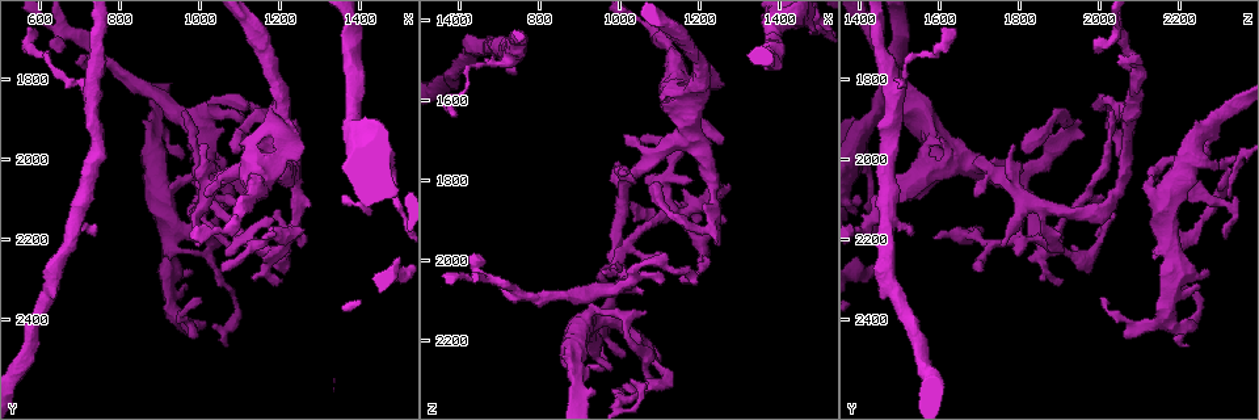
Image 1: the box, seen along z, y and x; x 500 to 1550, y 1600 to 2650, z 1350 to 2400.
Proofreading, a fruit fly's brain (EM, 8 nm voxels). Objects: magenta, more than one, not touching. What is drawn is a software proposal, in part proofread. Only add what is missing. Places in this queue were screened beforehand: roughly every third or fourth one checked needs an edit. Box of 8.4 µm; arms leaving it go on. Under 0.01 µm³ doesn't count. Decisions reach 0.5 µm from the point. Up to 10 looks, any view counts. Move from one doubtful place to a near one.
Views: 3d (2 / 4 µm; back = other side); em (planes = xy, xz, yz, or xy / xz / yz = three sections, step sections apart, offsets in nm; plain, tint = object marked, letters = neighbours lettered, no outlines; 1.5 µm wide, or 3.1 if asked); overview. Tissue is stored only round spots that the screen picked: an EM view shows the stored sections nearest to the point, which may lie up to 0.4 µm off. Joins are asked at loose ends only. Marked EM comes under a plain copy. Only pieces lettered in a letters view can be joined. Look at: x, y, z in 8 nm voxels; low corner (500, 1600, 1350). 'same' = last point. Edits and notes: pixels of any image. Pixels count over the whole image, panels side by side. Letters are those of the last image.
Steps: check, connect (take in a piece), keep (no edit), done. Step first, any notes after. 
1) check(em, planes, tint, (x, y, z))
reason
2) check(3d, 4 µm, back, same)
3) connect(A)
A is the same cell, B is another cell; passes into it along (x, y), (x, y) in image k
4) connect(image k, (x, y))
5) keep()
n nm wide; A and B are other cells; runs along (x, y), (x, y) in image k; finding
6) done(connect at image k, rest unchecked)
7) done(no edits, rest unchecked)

check(em, xz, step 8, letters, (1030, 2205, 2310))
an open end

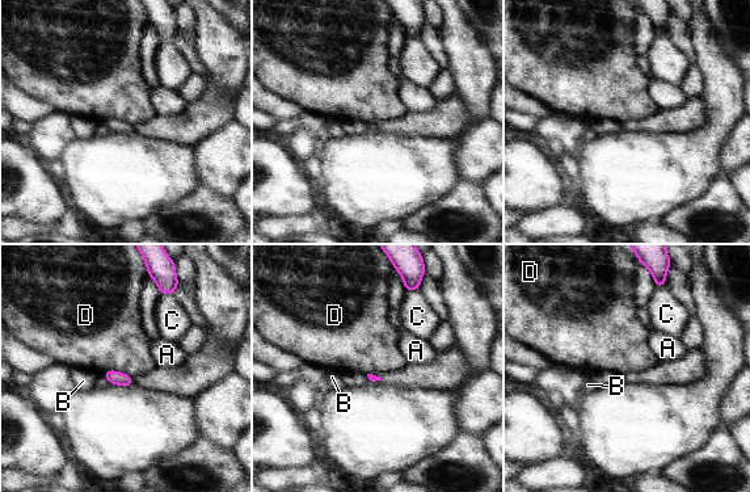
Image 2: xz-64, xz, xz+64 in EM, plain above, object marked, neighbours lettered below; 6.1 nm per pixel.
check(em, planes, letters, same)
another direction

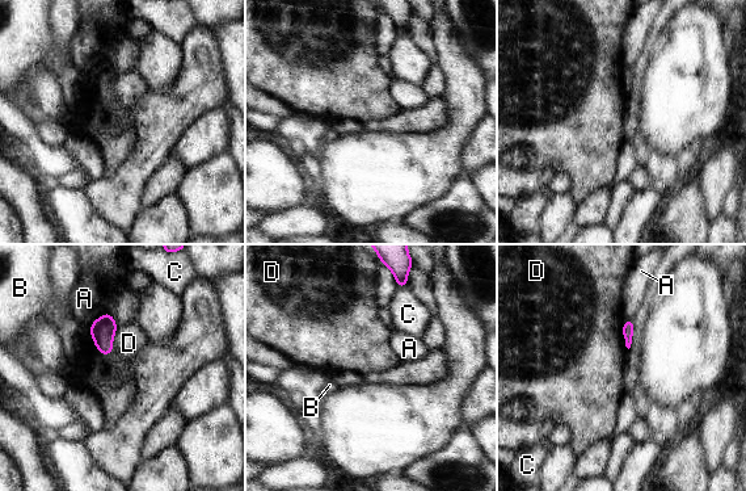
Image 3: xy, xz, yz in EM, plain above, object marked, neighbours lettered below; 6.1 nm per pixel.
keep()
A, B, C and D are other cells; border along (108, 311), (89, 328), (104, 356) in image 3; none of them fits

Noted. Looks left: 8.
check(3d, 4 µm, back, (1005, 2355, 2015))

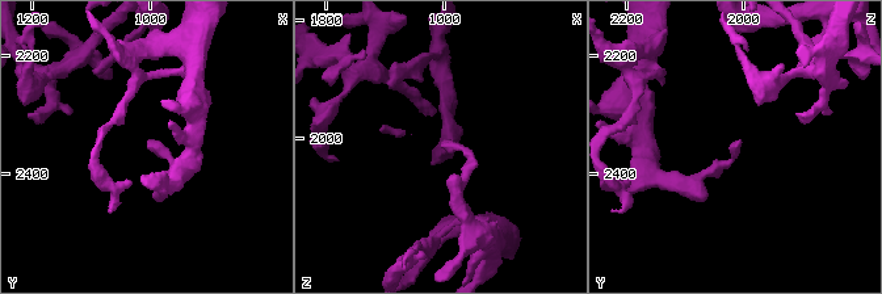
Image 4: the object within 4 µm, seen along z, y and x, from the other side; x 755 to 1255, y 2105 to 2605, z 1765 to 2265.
check(em, yz, step 4, tint, (1005, 2355, 2015))

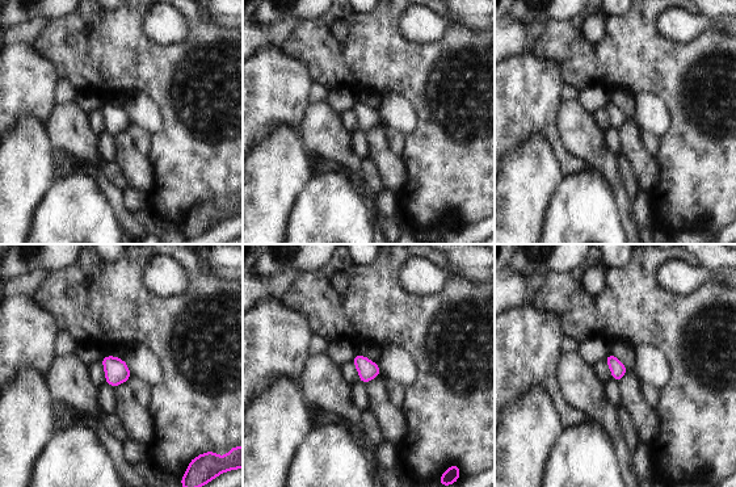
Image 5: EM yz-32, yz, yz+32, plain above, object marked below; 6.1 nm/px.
check(em, xz, step 8, letters, same)
cut it another way

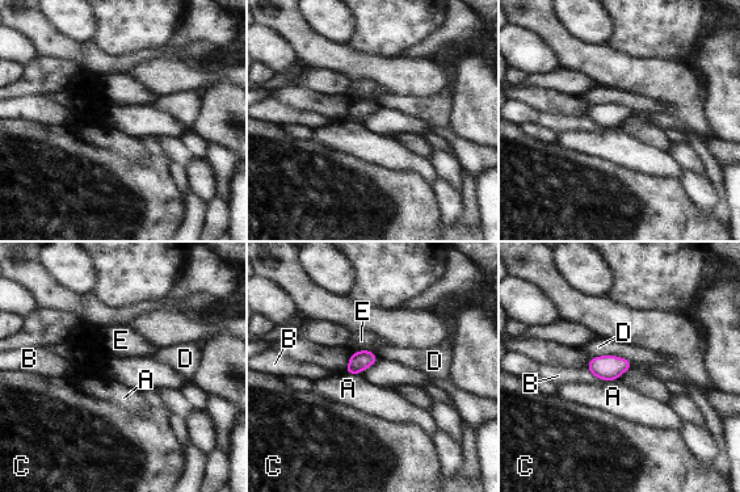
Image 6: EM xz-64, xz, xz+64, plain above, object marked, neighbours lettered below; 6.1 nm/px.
keep()
A, B, C, D and E are other cells; border along (591, 357), (619, 356), (633, 362) in image 6; no lettered piece goes on from it

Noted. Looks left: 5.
check(em, planes, tint, (1000, 1960, 1790))
an open end

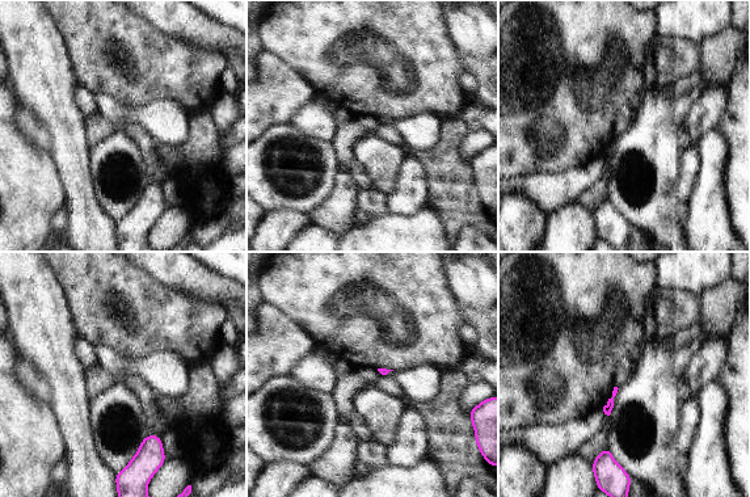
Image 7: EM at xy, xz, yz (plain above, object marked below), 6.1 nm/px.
check(em, planes, letters, same)

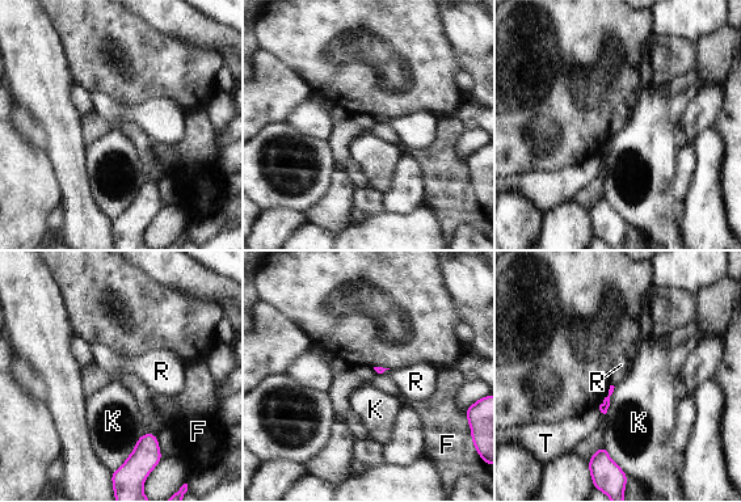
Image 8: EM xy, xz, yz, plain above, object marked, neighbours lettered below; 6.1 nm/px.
keep()
K touches over 280 nm; F, K, R and T are other cells; border along (610, 384), (614, 387) in image 8; none of them fits

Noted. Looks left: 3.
check(3d, 2 µm, (1060, 2275, 1705))
free end

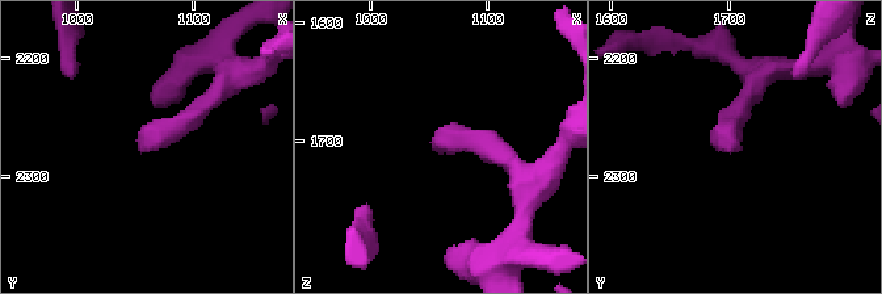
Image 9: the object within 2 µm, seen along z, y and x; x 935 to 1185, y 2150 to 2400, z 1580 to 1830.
check(em, planes, letters, (1056, 2282, 1704))
now the EM

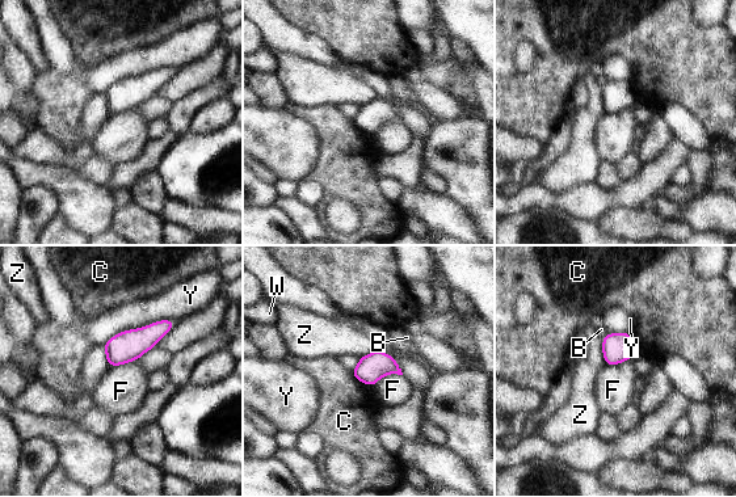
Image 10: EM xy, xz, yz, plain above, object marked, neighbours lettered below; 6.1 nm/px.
keep()
B, C, F, W, Y and Z are other cells; border along (402, 374), (386, 374), (373, 386) in image 10; none of them fits

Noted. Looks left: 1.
done(no edits, rest unchecked)

